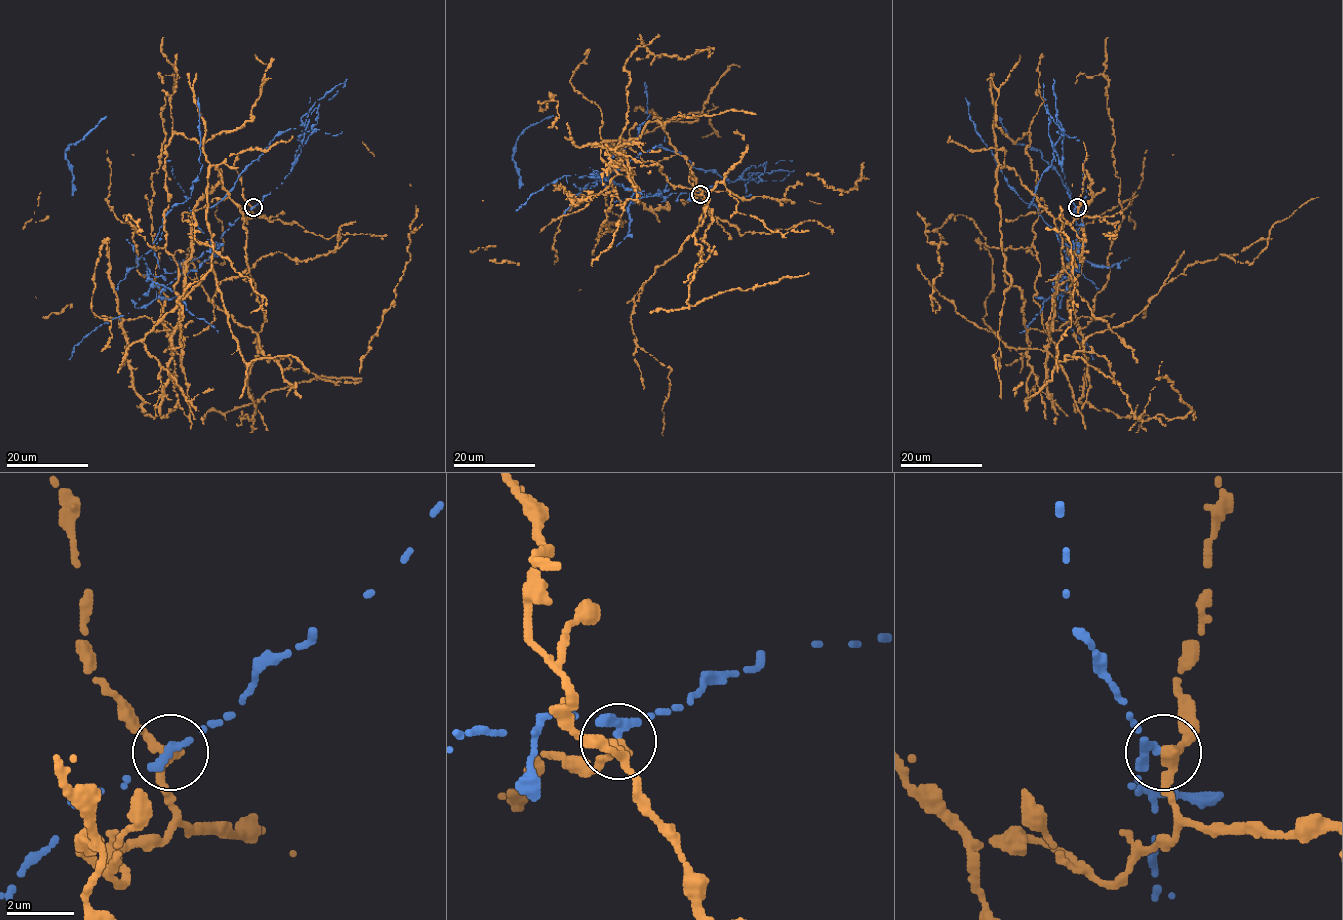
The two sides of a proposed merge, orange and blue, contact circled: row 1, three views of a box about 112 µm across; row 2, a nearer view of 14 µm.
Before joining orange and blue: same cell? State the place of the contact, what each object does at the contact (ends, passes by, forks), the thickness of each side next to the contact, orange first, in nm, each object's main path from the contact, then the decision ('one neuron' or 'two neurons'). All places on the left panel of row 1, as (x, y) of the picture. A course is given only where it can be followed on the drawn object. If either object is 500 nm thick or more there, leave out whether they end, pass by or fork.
(253, 207) | orange passes by | blue passes by | 320/240 nm | orange via (253, 207), (209, 168), (211, 268), (143, 343), (163, 393), (180, 355), (186, 416), (154, 280), (163, 83) | blue via (253, 207), (195, 271), (146, 280), (136, 261), (200, 171), (198, 98) | two neurons

